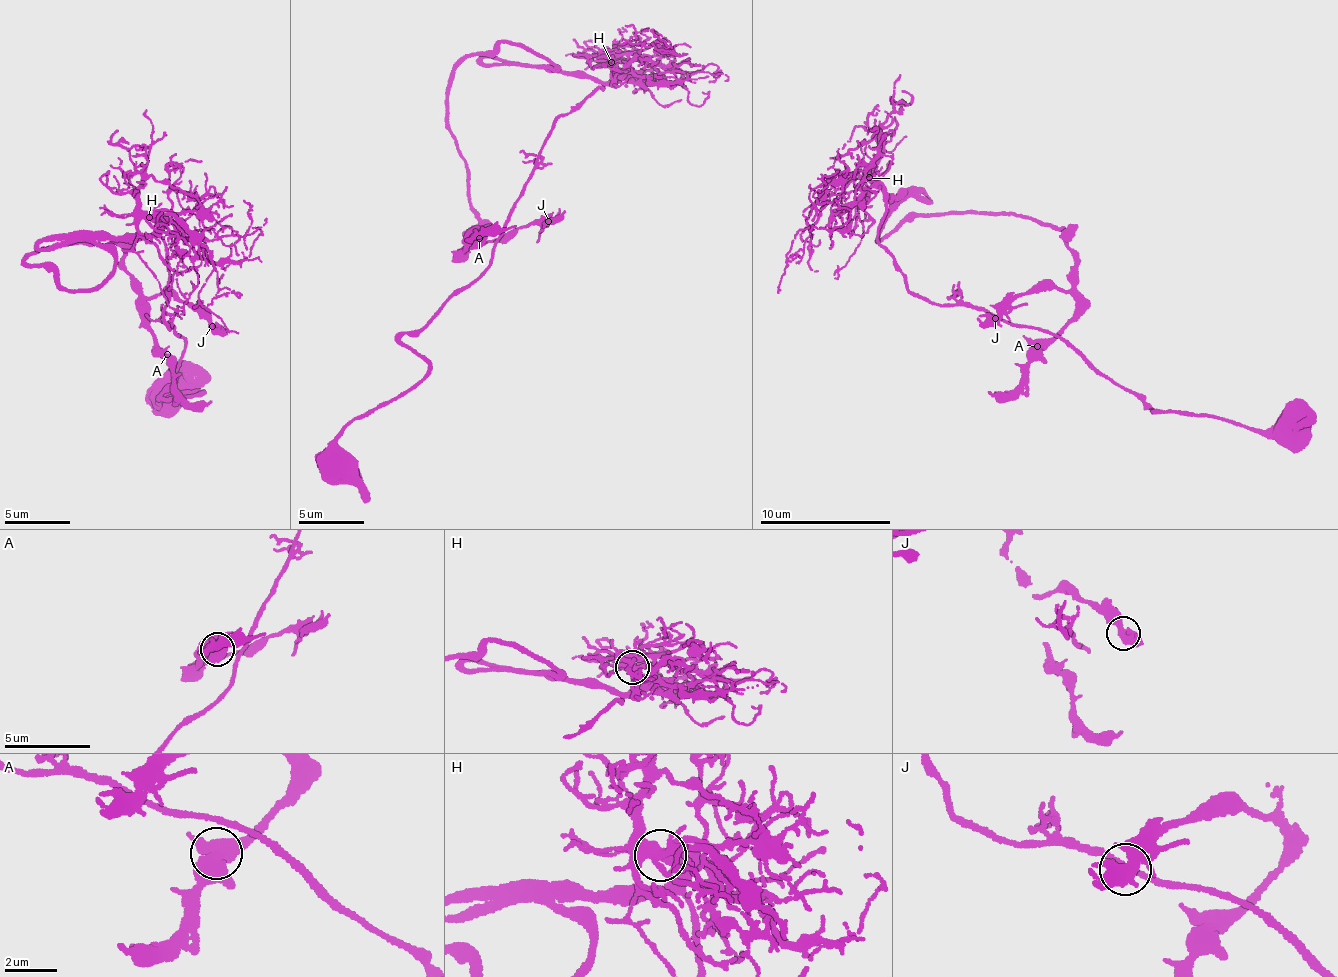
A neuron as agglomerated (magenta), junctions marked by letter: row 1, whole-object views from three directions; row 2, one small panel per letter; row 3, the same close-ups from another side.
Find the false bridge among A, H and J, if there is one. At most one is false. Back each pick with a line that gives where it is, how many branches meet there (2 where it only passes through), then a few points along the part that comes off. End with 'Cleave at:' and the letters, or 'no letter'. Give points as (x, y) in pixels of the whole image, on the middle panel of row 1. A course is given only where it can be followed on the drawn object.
Cleave at: no letter

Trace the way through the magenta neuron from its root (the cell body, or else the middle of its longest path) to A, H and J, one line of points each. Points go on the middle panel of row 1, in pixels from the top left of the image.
A: (605, 88), (507, 42), (457, 67), (447, 130), (480, 222), (461, 253), (479, 238)
H: (605, 88), (611, 77), (612, 63)
J: (605, 88), (507, 42), (471, 52), (455, 69), (447, 130), (480, 222), (469, 242), (510, 239), (548, 221)

